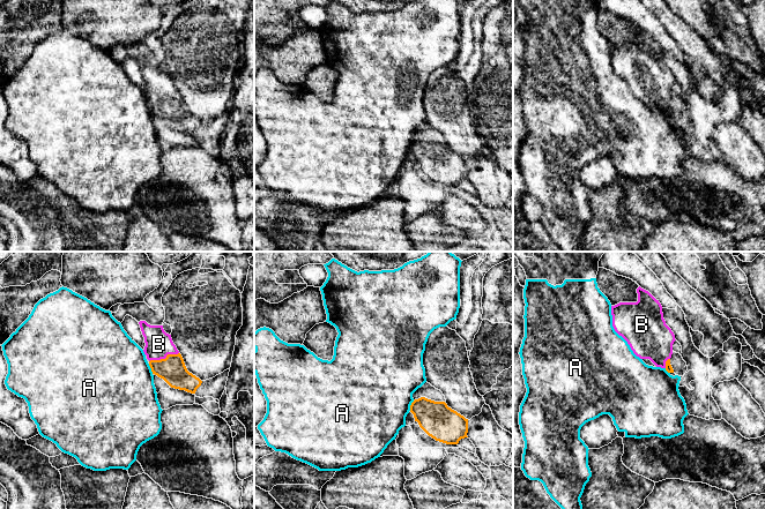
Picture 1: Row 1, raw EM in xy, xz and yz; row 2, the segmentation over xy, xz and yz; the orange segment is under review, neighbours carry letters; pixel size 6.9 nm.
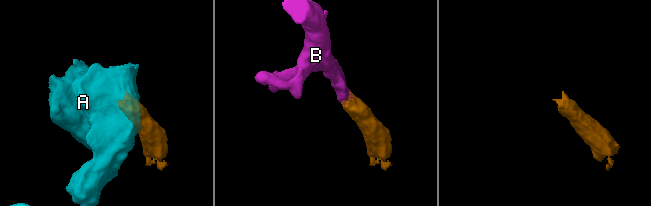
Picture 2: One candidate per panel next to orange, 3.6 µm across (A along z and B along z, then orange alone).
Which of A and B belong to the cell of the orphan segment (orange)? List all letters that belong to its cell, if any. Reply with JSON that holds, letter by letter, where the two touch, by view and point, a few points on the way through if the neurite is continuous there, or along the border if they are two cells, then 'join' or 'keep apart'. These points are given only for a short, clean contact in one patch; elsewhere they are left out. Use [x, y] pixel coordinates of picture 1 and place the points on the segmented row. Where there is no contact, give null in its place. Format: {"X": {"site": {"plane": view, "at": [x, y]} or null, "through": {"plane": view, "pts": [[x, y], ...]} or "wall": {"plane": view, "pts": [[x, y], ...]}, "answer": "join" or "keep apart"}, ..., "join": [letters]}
{"A": {"site": {"plane": "xy", "at": [150, 367]}, "wall": {"plane": "xy", "pts": [[148, 364], [153, 373]]}, "answer": "keep apart"}, "B": {"site": {"plane": "xy", "at": [163, 359]}, "through": {"plane": "xy", "pts": [[172, 369], [163, 359], [158, 344]]}, "answer": "join"}, "join": ["B"]}

